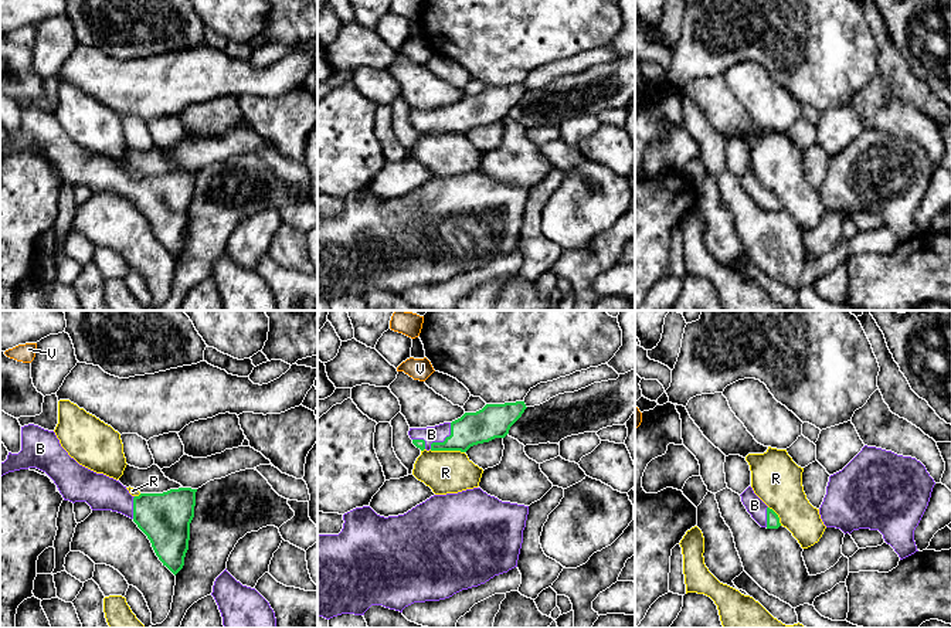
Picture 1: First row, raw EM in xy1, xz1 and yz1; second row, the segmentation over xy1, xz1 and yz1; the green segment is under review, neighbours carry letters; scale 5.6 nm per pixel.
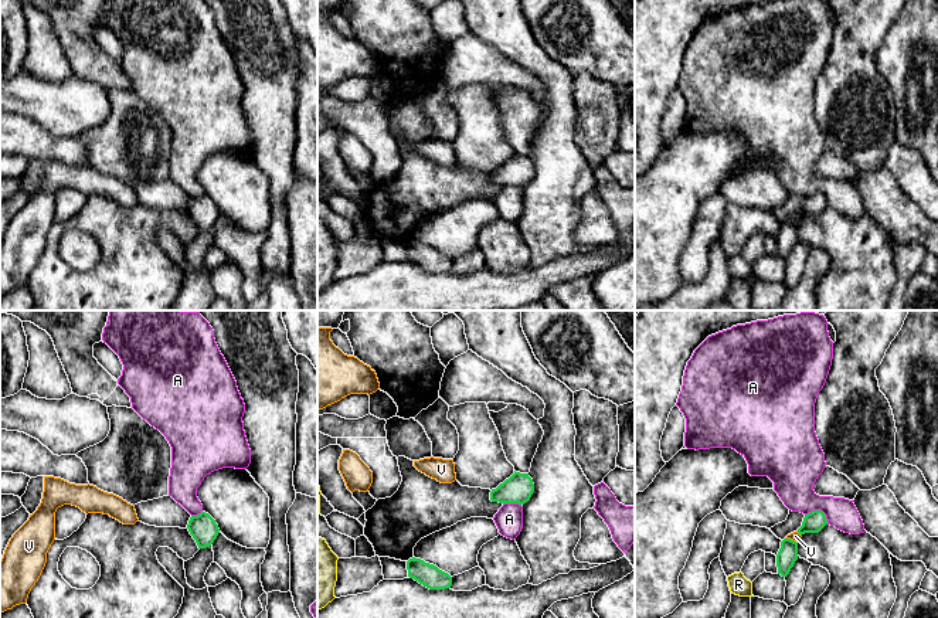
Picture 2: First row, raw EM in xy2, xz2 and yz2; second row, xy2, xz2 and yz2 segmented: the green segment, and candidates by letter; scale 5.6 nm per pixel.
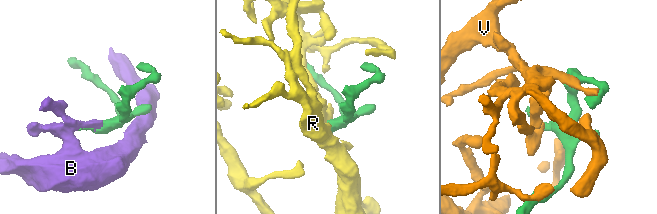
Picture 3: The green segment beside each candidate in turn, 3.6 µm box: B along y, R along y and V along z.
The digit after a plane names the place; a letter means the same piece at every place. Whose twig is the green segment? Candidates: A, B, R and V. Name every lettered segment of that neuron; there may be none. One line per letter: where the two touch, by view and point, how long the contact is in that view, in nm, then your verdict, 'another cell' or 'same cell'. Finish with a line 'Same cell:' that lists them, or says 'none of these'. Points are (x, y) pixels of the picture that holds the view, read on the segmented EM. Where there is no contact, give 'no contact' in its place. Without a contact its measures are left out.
A: contact yz2 (819, 510); length 150 nm; another cell
B: contact xz1 (445, 440); length 200 nm; same cell
R: contact xz1 (447, 450); length 200 nm; another cell
V: contact yz2 (789, 539); length 80 nm; another cell
Same cell: B

